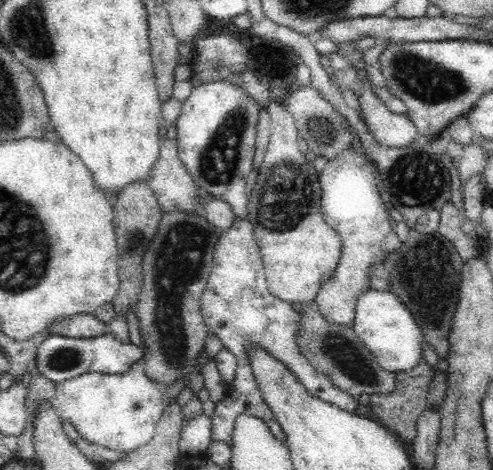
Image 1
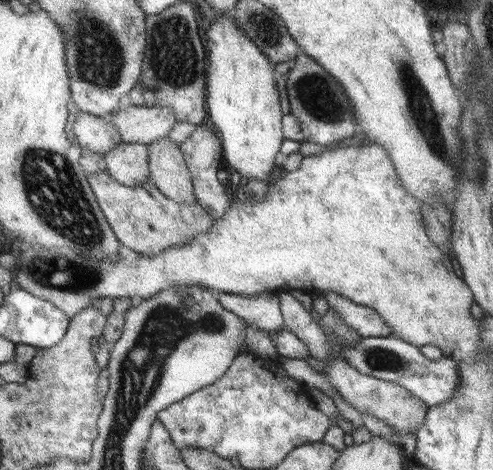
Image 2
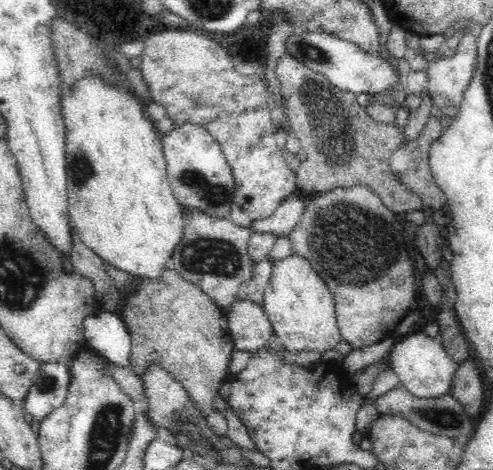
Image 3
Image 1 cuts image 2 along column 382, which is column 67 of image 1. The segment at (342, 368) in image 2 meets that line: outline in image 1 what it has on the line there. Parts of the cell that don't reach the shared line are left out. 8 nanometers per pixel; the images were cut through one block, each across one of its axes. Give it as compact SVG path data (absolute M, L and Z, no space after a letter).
M138 360L126 374L100 374L100 372L88 372L82 376L76 376L72 380L66 380L56 386L56 398L52 400L56 406L56 412L60 414L62 420L70 422L84 440L108 448L108 450L118 450L120 454L128 454L142 444L148 444L152 436L156 434L158 422L166 412L164 406L164 392L158 388L156 382L152 382L146 376L144 370L144 360Z

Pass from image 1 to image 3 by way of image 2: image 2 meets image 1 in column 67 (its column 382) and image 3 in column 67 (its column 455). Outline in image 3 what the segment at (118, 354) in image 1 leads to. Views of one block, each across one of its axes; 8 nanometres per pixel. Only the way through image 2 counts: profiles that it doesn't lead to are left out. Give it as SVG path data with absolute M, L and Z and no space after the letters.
M70 362L66 364L42 364L34 384L24 400L26 414L34 416L34 420L42 422L48 418L48 414L56 412L60 406L64 406L68 396L68 384L70 384Z

